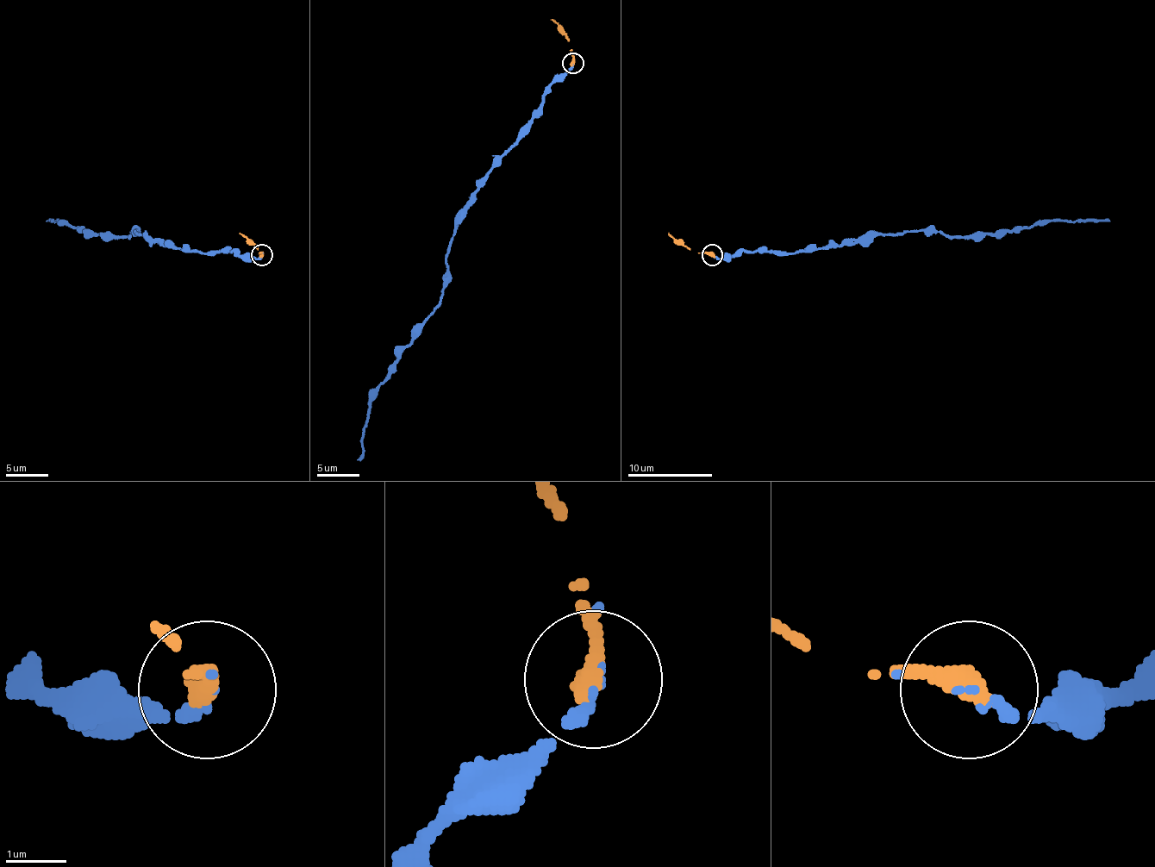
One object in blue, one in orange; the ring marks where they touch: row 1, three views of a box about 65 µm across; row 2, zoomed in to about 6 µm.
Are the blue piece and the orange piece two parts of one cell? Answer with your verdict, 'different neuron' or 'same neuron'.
same neuron

